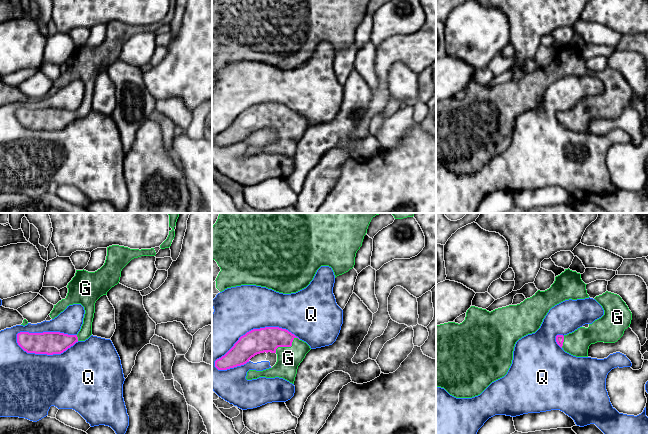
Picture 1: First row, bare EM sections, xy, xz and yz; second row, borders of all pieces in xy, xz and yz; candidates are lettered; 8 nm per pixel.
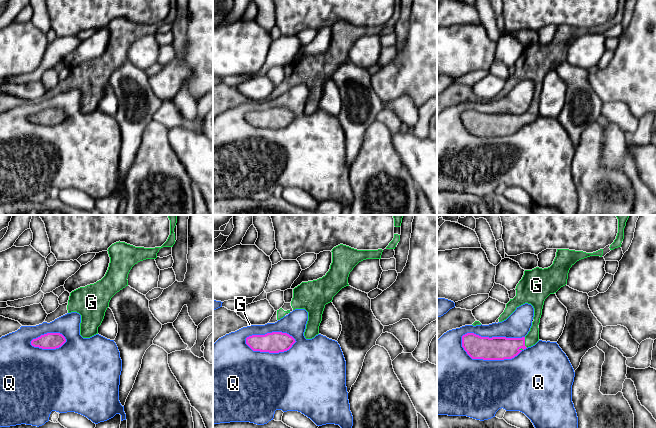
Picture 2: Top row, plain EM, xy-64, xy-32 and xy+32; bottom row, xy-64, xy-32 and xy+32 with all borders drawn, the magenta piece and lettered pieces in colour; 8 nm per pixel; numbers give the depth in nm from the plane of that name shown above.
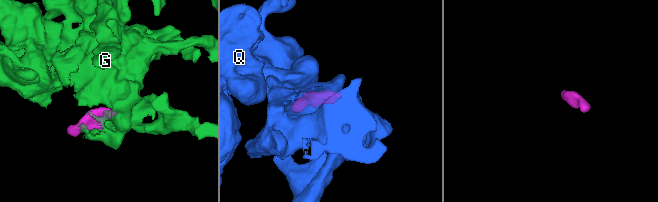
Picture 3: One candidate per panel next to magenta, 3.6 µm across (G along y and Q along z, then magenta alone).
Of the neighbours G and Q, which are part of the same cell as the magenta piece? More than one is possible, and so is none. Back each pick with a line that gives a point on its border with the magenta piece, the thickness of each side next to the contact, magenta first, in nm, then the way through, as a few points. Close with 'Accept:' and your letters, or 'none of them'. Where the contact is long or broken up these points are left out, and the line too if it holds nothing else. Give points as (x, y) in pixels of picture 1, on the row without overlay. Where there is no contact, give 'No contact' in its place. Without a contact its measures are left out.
G: Touches magenta at xz (287, 122). Thickness 200 nm (magenta) against 190 nm
Accept: G

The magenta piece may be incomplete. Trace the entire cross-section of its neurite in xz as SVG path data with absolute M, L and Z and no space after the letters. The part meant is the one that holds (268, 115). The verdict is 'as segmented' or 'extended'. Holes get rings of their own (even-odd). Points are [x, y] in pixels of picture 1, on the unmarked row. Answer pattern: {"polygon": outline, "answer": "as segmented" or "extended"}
{"polygon": "M265 103L253 105L241 112L234 122L215 137L218 146L227 146L241 142L260 129L276 129L276 140L266 146L249 146L246 155L259 153L283 154L294 160L297 145L311 126L310 122L286 105Z", "answer": "extended"}

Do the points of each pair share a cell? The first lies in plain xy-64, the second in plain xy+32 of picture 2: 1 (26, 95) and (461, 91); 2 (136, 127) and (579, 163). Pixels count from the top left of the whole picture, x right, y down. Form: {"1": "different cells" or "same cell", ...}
{"1": "different cells", "2": "different cells"}

